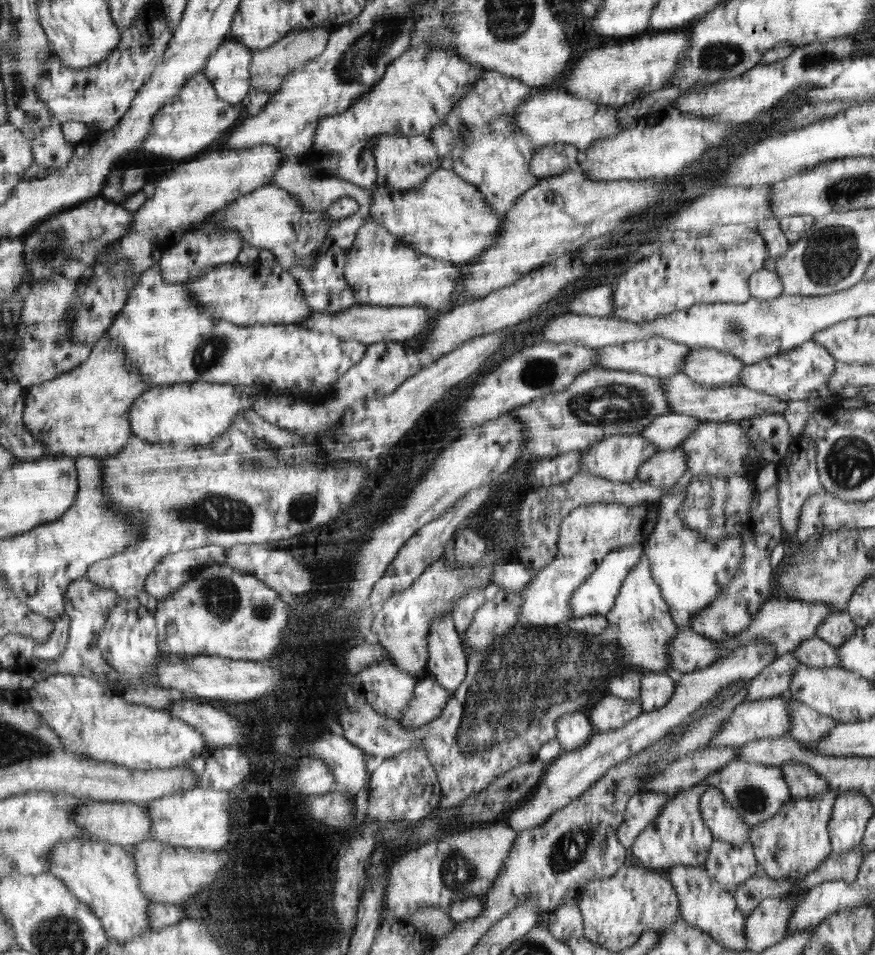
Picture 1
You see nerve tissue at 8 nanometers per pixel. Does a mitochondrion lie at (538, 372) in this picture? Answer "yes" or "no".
yes

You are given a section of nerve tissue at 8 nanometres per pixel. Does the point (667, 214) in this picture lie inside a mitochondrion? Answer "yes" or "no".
no

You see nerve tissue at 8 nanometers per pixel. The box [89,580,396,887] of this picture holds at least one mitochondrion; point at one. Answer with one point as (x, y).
(264, 609)

